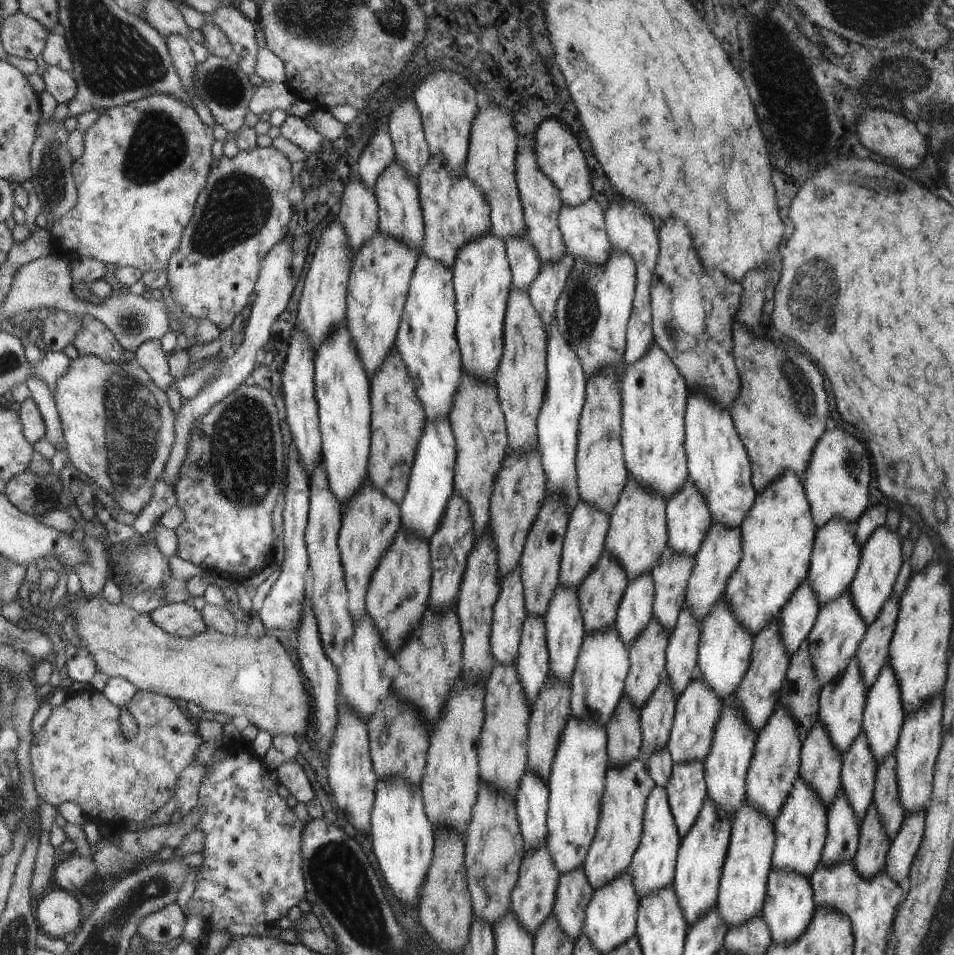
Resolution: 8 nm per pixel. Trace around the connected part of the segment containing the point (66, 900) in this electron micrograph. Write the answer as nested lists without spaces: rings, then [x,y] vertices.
[[[62,888],[42,897],[36,913],[41,930],[56,939],[66,938],[80,926],[80,904],[71,892]]]

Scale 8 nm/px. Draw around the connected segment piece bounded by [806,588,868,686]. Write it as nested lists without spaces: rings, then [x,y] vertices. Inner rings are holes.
[[[850,588],[838,600],[822,604],[818,620],[815,622],[810,636],[806,638],[813,667],[816,669],[822,686],[826,683],[830,684],[830,682],[838,678],[838,674],[842,674],[846,670],[848,664],[852,662],[852,658],[858,652],[864,636],[867,634],[867,626],[868,624],[864,622],[863,615],[855,607]]]

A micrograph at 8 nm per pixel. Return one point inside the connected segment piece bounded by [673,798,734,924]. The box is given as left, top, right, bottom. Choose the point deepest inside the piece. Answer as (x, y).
(703, 854)

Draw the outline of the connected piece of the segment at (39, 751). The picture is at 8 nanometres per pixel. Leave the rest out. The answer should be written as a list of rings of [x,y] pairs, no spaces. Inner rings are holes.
[[[91,687],[63,696],[63,703],[53,709],[49,720],[33,740],[35,783],[42,800],[50,801],[57,807],[64,802],[75,802],[90,819],[114,816],[118,810],[122,823],[126,820],[130,824],[142,823],[144,818],[162,808],[174,796],[178,774],[193,764],[192,754],[197,756],[197,750],[203,743],[196,732],[196,726],[174,704],[174,700],[147,690],[137,689],[126,708],[138,724],[138,733],[132,740],[126,740],[120,730],[118,717],[121,708],[112,703],[102,691]]]

